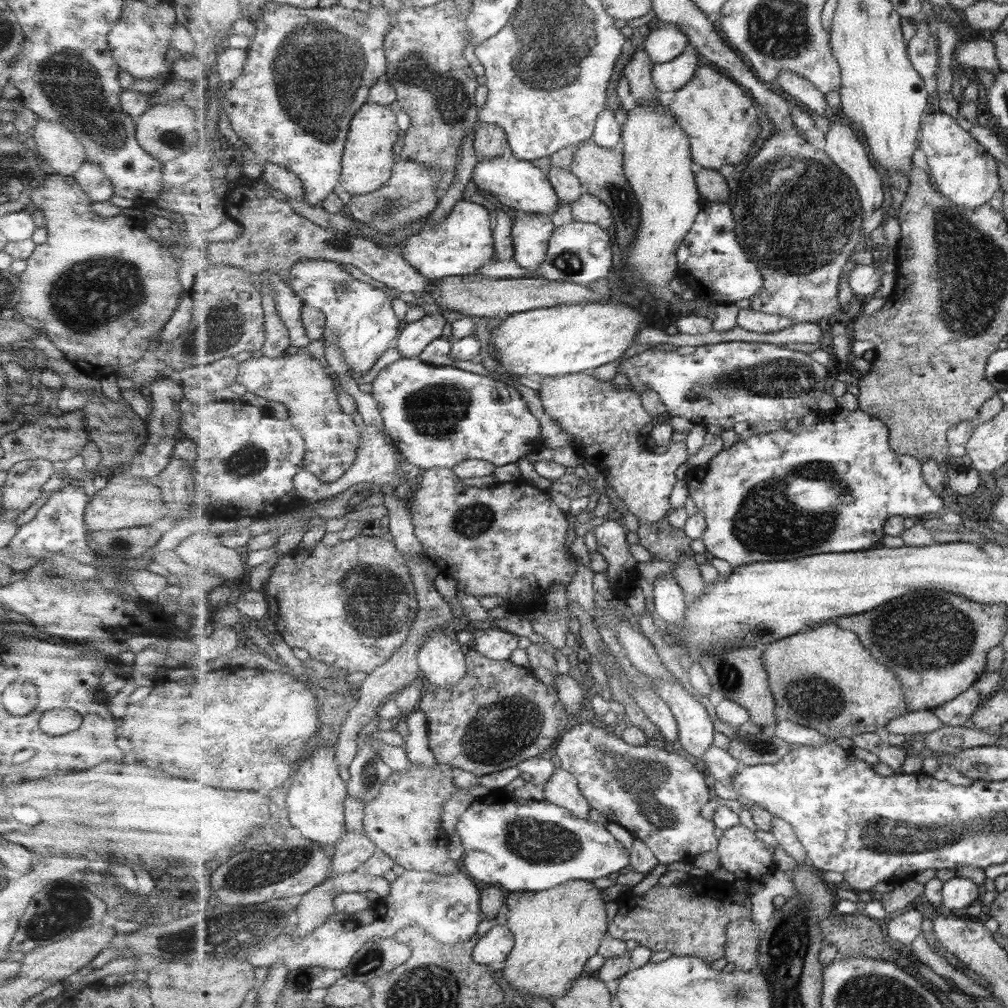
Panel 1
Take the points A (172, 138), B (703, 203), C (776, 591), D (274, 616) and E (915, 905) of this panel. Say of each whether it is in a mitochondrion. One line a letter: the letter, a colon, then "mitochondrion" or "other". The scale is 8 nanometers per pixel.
A: mitochondrion
B: other
C: other
D: other
E: other

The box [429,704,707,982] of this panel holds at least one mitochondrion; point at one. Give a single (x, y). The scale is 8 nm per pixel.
(649, 781)

